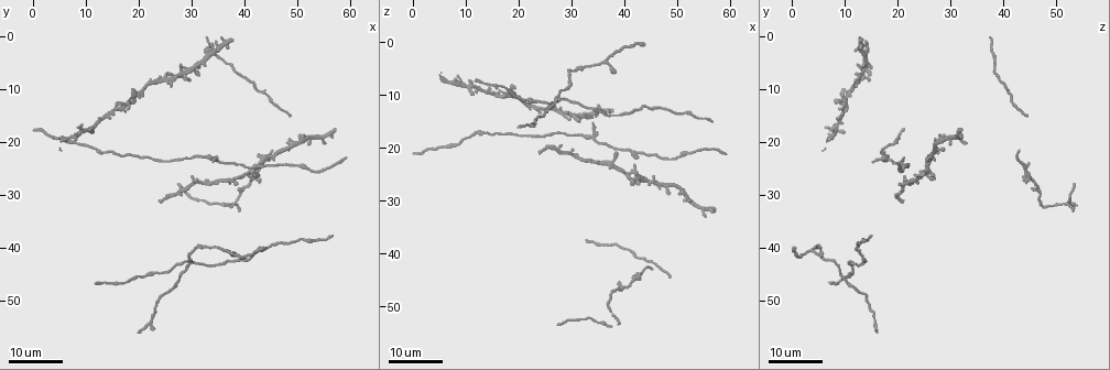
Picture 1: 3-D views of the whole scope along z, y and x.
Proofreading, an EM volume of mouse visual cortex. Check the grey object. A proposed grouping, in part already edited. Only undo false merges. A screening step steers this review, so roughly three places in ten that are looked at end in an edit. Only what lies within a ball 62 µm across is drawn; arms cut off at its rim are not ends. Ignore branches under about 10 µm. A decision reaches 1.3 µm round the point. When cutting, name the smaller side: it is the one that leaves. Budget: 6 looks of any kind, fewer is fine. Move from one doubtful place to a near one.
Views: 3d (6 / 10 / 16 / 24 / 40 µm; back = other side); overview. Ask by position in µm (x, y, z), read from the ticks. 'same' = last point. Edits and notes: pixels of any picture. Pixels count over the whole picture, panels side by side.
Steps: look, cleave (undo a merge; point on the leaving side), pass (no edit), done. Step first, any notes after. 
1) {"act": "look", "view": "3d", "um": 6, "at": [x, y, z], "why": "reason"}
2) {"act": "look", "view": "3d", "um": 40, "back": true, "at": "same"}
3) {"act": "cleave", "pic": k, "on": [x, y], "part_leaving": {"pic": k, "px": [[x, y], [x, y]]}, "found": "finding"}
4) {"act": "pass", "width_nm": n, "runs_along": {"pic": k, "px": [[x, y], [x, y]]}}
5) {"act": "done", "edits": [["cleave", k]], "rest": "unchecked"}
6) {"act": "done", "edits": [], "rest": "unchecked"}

{"act": "look", "view": "3d", "um": 16, "at": [42.0, 25.5, 26.0], "why": "four or more arms meet"}

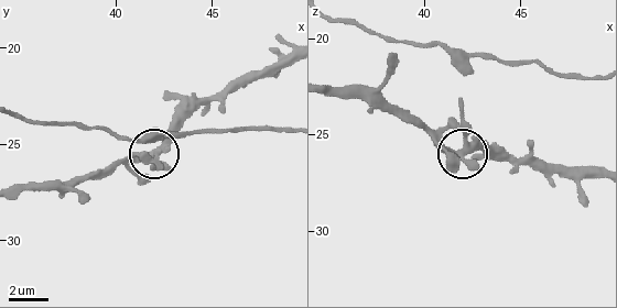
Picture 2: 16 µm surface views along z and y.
{"act": "look", "view": "3d", "um": 10, "at": [42.0, 25.3, 25.9]}

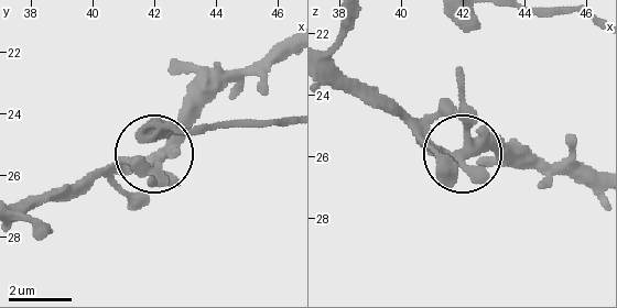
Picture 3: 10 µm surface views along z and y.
{"act": "pass", "side_arm_um": 55, "runs_along": {"pic": 3, "px": [[162, 128], [154, 175], [149, 154], [126, 175], [126, 204]]}, "found": "all the same neuron"}

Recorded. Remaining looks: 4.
{"act": "look", "view": "3d", "um": 24, "at": [43.5, 25.0, 21.0]}

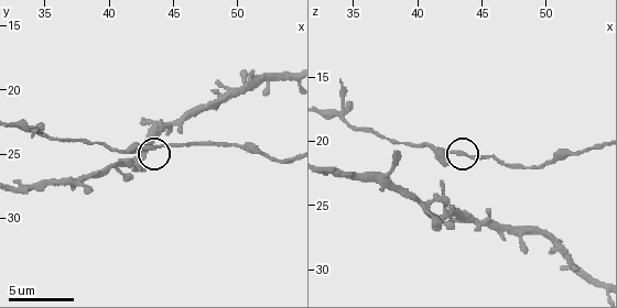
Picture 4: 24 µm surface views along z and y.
{"act": "look", "view": "3d", "um": 6, "at": [43.6, 24.6, 21.0], "why": "closer look"}

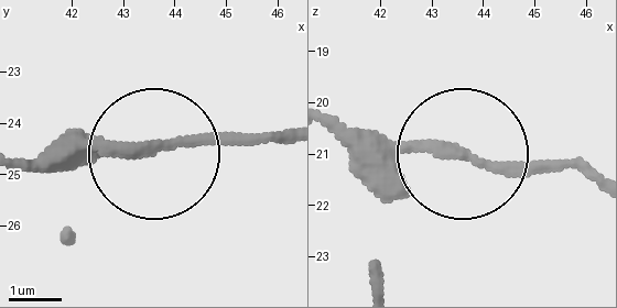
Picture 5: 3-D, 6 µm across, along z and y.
{"act": "pass", "runs_along": {"pic": 5, "px": [[148, 150], [283, 145]]}, "found": "one neuron here"}

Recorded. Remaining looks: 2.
{"act": "look", "view": "3d", "um": 16, "at": [28.0, 29.0, 20.5], "why": "small branch off a trunk"}

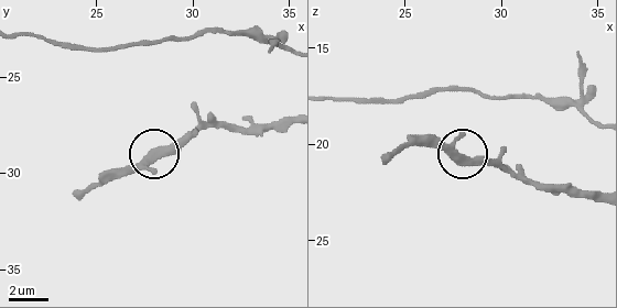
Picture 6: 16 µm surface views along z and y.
{"act": "look", "view": "3d", "um": 10, "at": [27.8, 29.3, 20.6]}

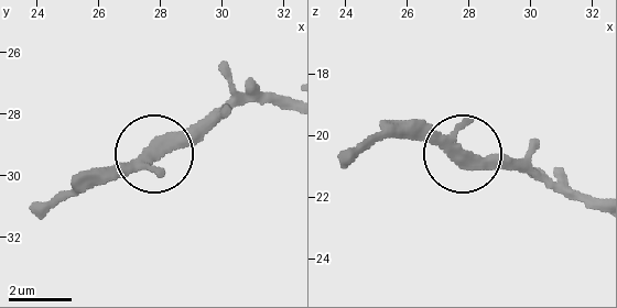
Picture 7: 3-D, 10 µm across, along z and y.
{"act": "pass", "width_nm": 310, "runs_along": {"pic": 7, "px": [[596, 209], [532, 175], [477, 167], [401, 124]]}, "found": "one neuron here"}

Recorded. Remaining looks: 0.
{"act": "done", "edits": [], "rest": "unchecked"}

